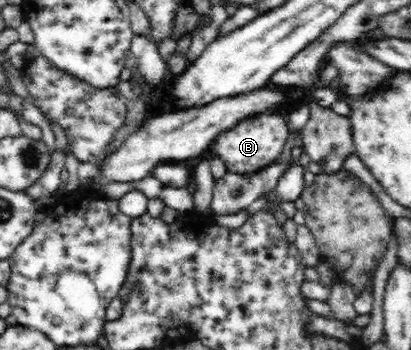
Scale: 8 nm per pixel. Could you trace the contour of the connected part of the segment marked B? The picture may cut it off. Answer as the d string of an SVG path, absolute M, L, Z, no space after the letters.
M254 116L242 120L236 128L222 132L211 150L220 157L226 165L228 173L252 174L263 172L264 168L275 163L276 159L282 153L286 140L288 140L288 125L282 116Z

